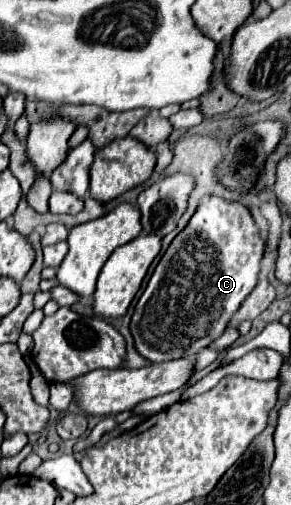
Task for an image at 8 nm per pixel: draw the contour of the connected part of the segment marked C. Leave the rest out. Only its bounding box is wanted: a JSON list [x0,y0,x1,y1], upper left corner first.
[129,196,265,364]

